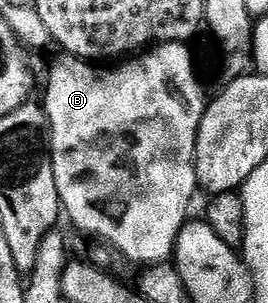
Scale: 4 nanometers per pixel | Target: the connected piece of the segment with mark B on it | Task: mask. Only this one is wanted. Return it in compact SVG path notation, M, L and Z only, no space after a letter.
M185 43L159 44L151 47L145 54L135 55L133 58L115 63L113 66L95 66L93 63L79 60L76 56L62 54L50 68L50 82L46 86L44 107L46 116L50 120L50 153L54 159L56 190L62 199L65 215L68 220L70 216L71 222L80 231L95 232L100 239L107 240L111 244L111 246L109 245L111 249L119 248L124 255L131 256L134 260L162 260L165 256L167 259L173 253L174 244L191 215L191 213L189 214L190 203L194 200L194 192L199 191L194 169L194 155L196 154L200 122L206 112L208 95L206 96L201 82L198 81L198 72L194 69L194 56L186 48L189 47Z

